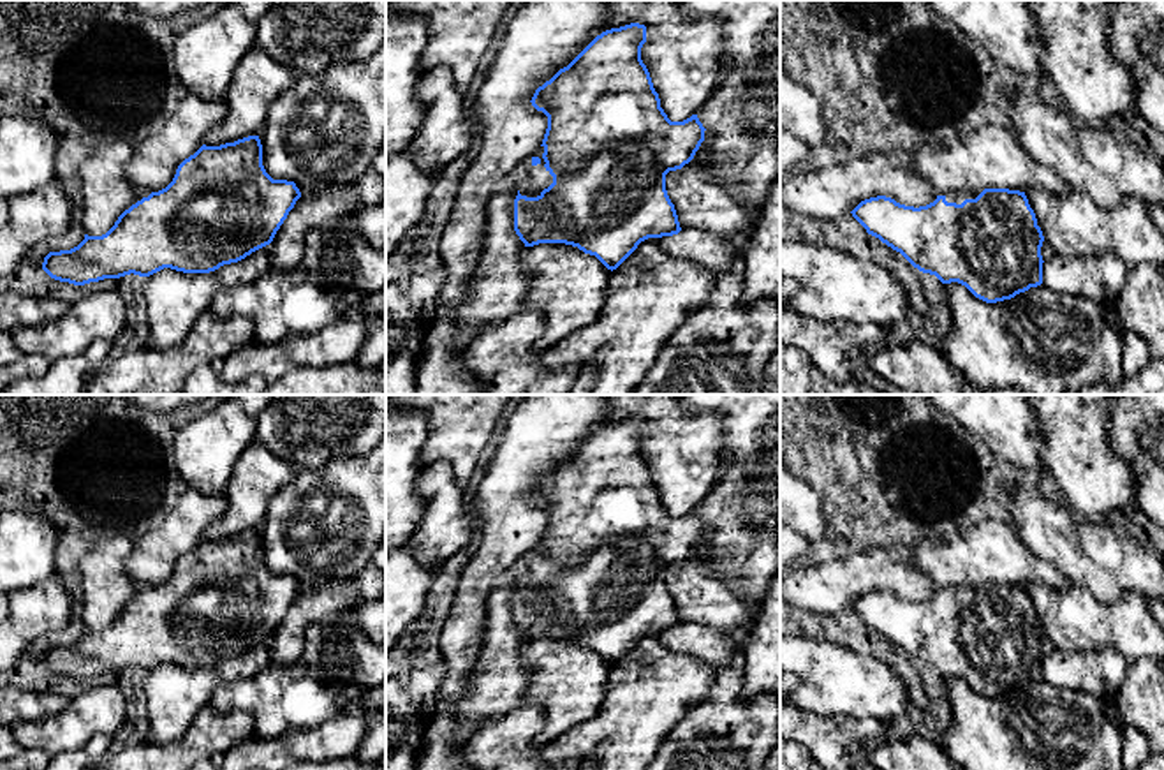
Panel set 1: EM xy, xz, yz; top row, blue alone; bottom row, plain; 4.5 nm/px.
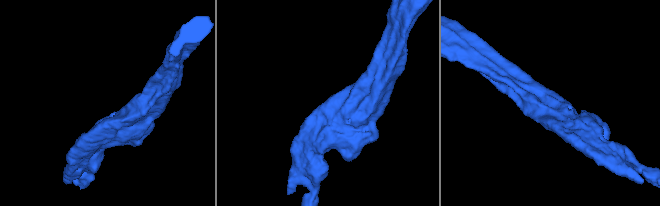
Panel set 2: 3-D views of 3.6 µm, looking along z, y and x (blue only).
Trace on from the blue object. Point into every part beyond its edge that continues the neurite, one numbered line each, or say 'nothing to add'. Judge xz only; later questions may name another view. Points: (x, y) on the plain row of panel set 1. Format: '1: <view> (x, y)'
1: xz (539, 573)

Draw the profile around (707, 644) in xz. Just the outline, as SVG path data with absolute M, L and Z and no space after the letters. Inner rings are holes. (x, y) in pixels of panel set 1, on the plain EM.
M683 622L678 629L659 633L659 640L673 652L697 657L715 670L740 663L741 652L734 648L733 638L692 622Z

